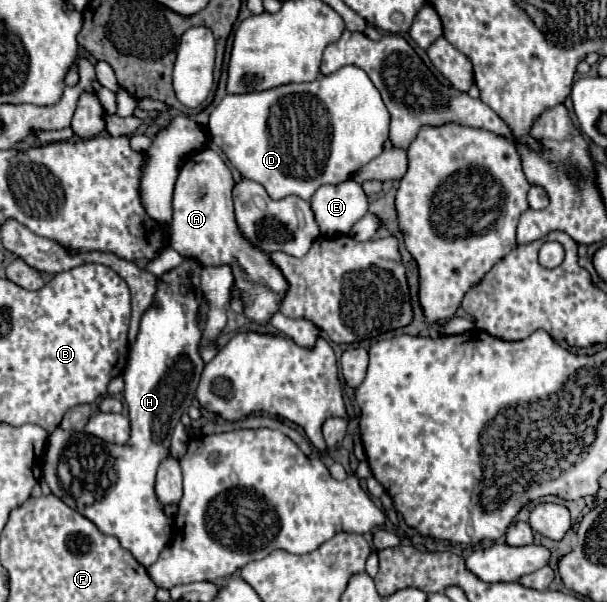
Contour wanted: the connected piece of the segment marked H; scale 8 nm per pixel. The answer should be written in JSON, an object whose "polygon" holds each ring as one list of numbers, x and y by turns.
{"polygon":[[193,260,183,262,175,270,165,272,157,278,157,292,153,304,145,310,139,324,139,334,129,352,129,364,125,368,125,402,131,418,131,440,125,446,103,442,87,432,67,432,57,428,47,438,47,450,43,454,43,480,55,496,59,496,67,506,89,518,103,534,117,536,121,546,133,554,133,558,149,568,157,562,161,550,169,540,169,518,163,514,163,508,155,496,155,474,159,462,167,456,173,422,189,408,193,400,195,386,199,382,201,370,205,366,199,348,203,340,203,328,199,322,199,304,201,304,201,266]]}

